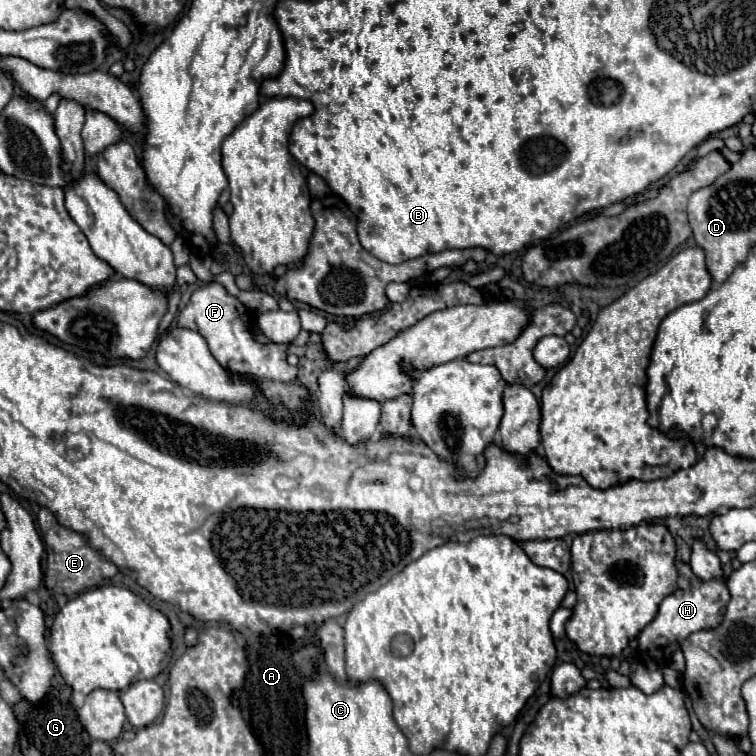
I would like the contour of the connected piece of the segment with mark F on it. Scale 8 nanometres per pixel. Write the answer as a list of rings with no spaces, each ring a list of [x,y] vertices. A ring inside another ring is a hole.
[[[208,282],[192,292],[190,302],[178,314],[176,322],[178,322],[178,326],[200,332],[204,336],[204,340],[208,342],[208,346],[212,348],[212,356],[226,370],[230,370],[234,374],[254,374],[254,376],[264,376],[264,378],[280,380],[280,382],[296,380],[298,368],[294,368],[286,362],[286,350],[290,344],[306,346],[310,332],[300,330],[300,334],[292,342],[286,342],[286,344],[272,344],[272,342],[260,344],[252,336],[254,324],[248,314],[250,314],[250,310],[242,302],[238,302],[234,296],[230,296],[220,282]]]

